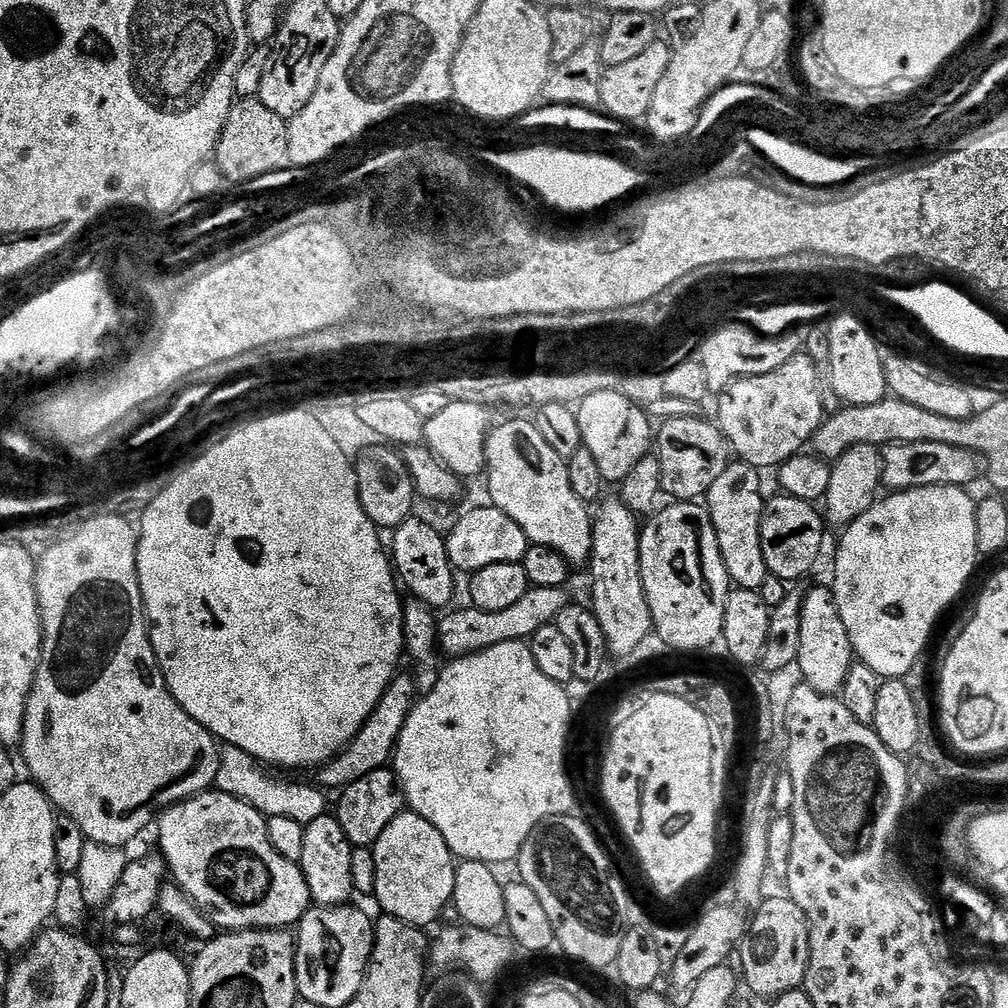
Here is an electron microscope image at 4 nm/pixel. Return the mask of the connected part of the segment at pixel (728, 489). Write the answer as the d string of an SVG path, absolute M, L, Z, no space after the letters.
M729 462L726 470L710 486L706 497L708 516L712 519L714 534L718 538L718 550L722 550L722 562L728 571L728 579L737 588L760 591L770 575L766 558L762 558L760 523L764 513L766 496L760 493L760 476L757 469L743 462Z

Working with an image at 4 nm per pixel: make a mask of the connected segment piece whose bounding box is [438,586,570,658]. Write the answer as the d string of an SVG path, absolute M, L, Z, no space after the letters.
M558 586L529 587L518 602L513 602L506 610L482 610L470 607L468 609L455 609L449 611L449 616L441 615L438 620L439 639L438 648L445 657L469 656L478 650L486 650L496 646L498 642L527 641L542 626L553 623L558 614L570 603L569 589Z

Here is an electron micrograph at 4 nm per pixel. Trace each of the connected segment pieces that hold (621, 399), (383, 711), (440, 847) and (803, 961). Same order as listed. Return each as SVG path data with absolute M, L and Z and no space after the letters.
M599 392L598 394L590 394L590 398L580 401L575 409L578 426L582 434L582 447L590 450L590 453L594 456L604 482L624 480L626 474L630 474L630 470L634 470L634 466L638 466L638 462L642 462L642 458L653 451L653 421L650 419L647 411L641 405L639 408L635 403L639 404L631 395L623 392Z
M408 674L406 676L397 675L390 687L382 694L378 706L370 714L370 718L366 718L362 730L358 730L358 734L354 734L352 741L333 760L320 765L317 783L323 789L343 790L360 778L366 778L366 774L374 774L374 770L389 767L392 754L396 751L398 734L402 734L402 726L414 703L412 692L414 692L413 677Z
M405 810L382 830L382 838L372 848L374 870L376 871L376 891L374 900L380 903L380 912L385 916L393 916L402 922L412 924L415 928L427 929L427 924L432 924L443 917L445 908L452 903L454 894L454 878L456 877L457 857L453 856L450 846L446 846L446 838L411 810Z
M786 894L769 895L751 917L747 932L739 943L739 956L738 968L742 973L743 983L746 985L747 991L749 988L754 995L775 998L778 994L786 994L786 990L801 987L808 969L808 923L806 914L802 914L802 906L798 906L798 902L794 902Z

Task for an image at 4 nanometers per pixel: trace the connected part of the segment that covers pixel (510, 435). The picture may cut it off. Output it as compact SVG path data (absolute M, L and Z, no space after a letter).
M508 418L505 424L500 424L491 429L488 433L488 441L486 442L486 458L484 463L486 465L486 477L488 476L488 496L490 504L508 514L525 531L526 538L534 544L541 544L550 550L554 550L558 554L562 554L562 558L567 560L569 565L576 566L576 564L587 565L592 555L592 522L593 517L590 515L590 508L587 503L584 503L574 494L571 489L570 474L568 473L568 465L565 457L560 456L555 450L554 446L550 446L550 442L546 442L546 438L542 438L542 434L538 434L535 423L531 419L528 420L512 420L516 418Z

